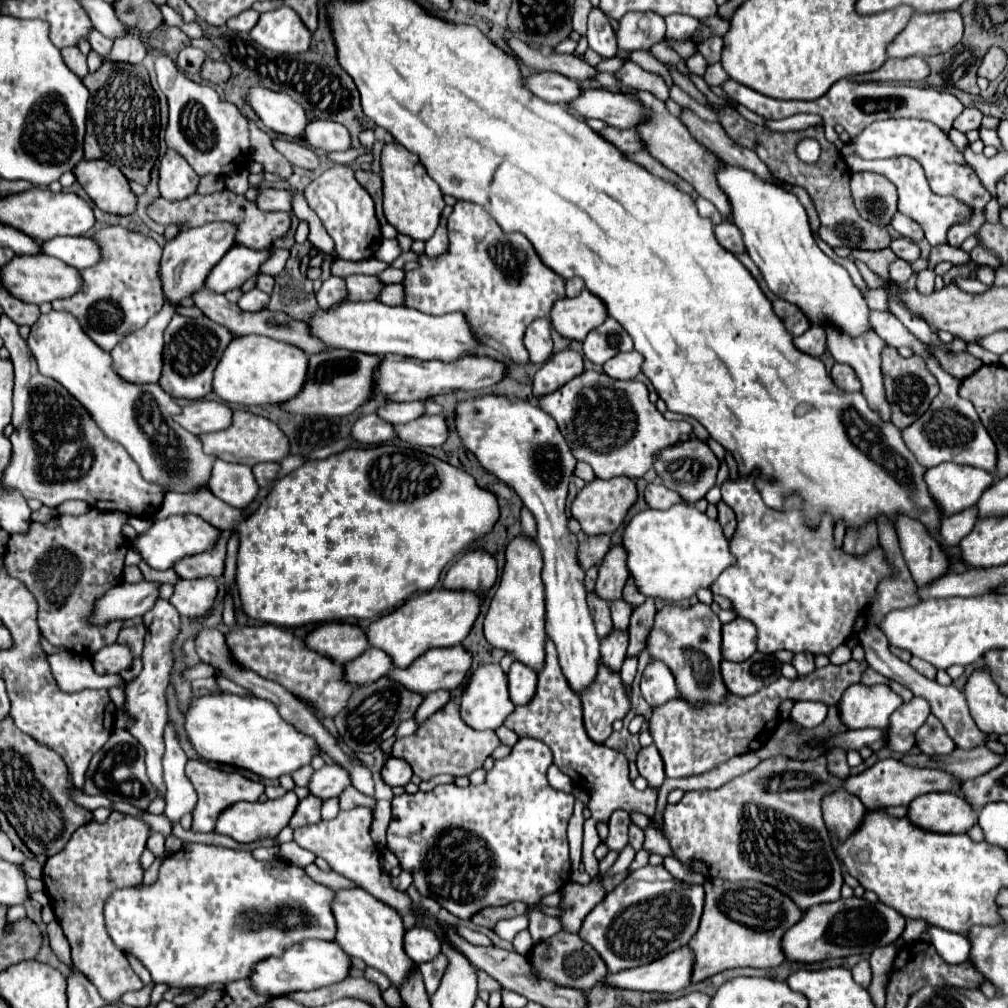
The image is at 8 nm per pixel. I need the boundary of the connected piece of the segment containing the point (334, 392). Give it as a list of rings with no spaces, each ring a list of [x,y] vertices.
[[[324,350],[312,354],[308,364],[308,380],[294,400],[280,404],[288,412],[296,414],[318,414],[318,416],[346,416],[358,406],[366,404],[374,396],[374,372],[380,366],[382,356],[368,356],[362,352],[348,350]]]

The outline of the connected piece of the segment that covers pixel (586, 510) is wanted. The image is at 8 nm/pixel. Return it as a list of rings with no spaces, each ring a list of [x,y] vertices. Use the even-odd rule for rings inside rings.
[[[618,476],[618,478],[610,478],[610,480],[592,480],[588,482],[578,496],[574,498],[570,512],[572,518],[576,518],[582,526],[582,532],[588,536],[598,536],[598,534],[612,534],[626,518],[630,506],[636,502],[638,492],[636,492],[636,484],[626,478],[626,476]]]

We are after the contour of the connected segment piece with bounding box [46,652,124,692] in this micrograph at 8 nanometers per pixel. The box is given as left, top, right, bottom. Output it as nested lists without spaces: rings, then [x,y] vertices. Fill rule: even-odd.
[[[54,652],[54,654],[46,654],[46,660],[50,664],[56,684],[64,692],[76,692],[92,686],[124,684],[122,676],[118,674],[104,674],[104,676],[96,674],[88,656],[80,656],[74,652]]]

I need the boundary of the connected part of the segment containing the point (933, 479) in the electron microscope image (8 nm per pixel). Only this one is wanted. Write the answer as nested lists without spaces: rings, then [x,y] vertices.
[[[944,462],[926,472],[930,494],[940,504],[944,516],[972,508],[982,492],[992,486],[994,476],[972,466]]]

